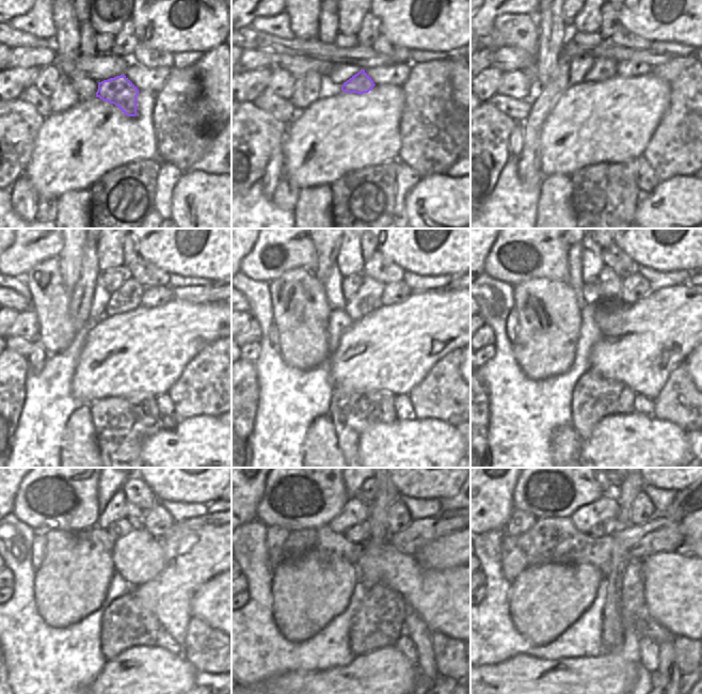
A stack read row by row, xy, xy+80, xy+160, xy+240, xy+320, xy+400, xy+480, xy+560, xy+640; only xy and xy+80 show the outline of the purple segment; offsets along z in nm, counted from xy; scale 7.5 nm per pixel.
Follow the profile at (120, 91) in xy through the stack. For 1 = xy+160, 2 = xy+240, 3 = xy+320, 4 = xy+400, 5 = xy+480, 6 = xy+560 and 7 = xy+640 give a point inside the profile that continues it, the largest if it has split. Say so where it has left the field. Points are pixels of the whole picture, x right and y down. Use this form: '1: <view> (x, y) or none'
1: xy+160 (602, 68)
2: xy+240 (127, 298)
3: xy+320 (366, 300)
4: xy+400 (609, 282)
5: xy+480 (133, 514)
6: xy+560 (368, 500)
7: xy+640 (606, 489)

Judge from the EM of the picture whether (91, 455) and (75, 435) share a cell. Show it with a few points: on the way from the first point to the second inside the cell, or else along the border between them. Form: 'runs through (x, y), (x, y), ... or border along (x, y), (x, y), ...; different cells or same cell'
runs through (85, 450), (78, 440); same cell

